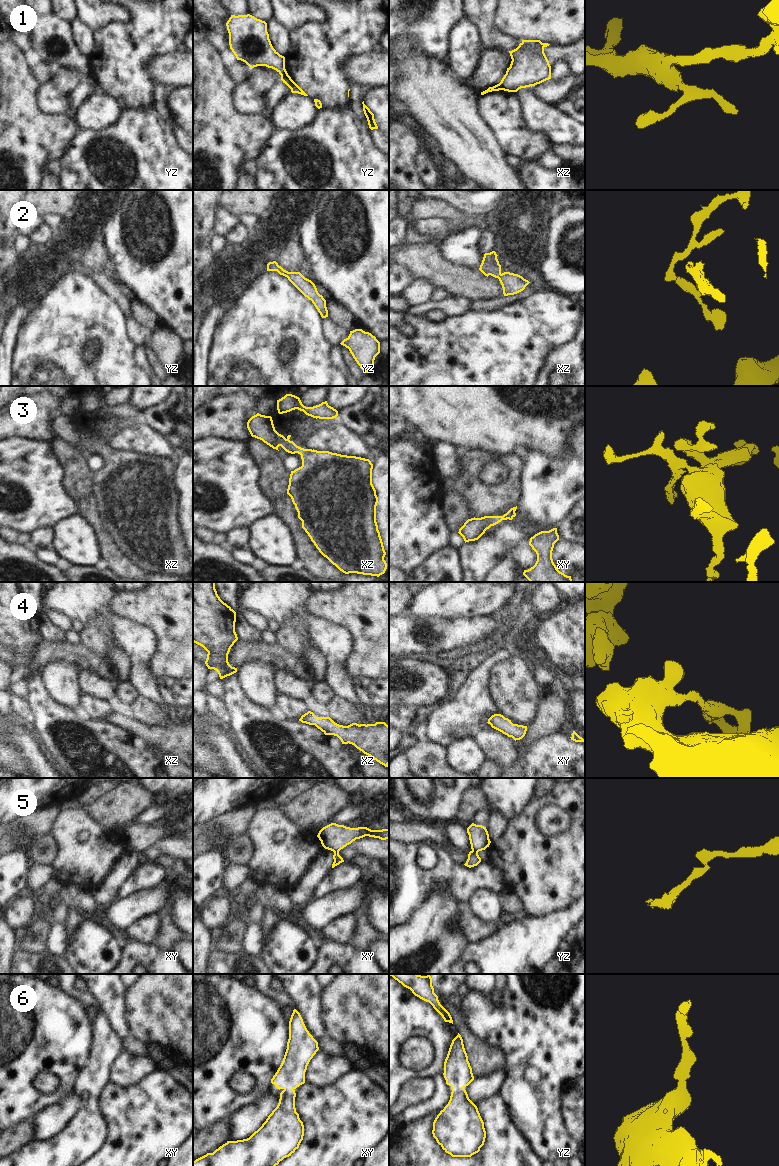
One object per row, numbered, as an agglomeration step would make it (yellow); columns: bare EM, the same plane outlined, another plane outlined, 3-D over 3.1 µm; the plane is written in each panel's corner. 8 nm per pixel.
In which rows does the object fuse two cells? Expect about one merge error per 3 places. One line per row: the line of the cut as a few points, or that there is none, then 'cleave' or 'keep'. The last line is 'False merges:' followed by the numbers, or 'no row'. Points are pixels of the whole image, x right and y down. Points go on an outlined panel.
1: cut yz (287, 73), (281, 76); cleave
2: cut none; keep
3: cut none; keep
4: cut none; keep
5: cut yz (472, 849), (477, 852); cleave
6: cut none; keep
False merges: 1, 5

